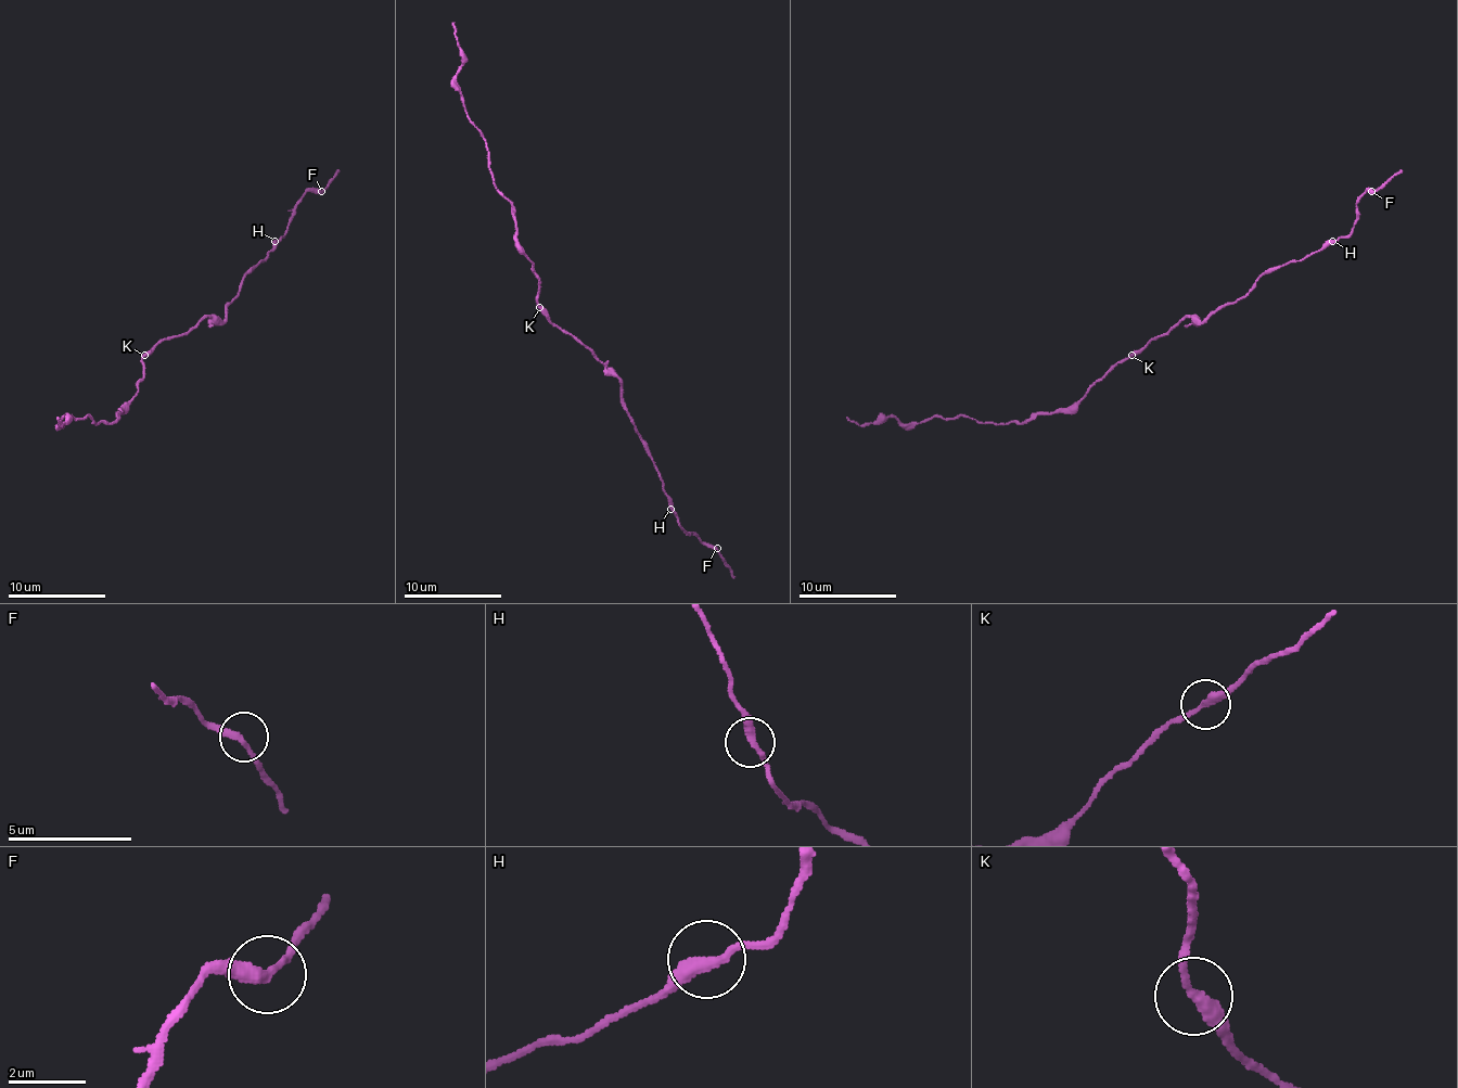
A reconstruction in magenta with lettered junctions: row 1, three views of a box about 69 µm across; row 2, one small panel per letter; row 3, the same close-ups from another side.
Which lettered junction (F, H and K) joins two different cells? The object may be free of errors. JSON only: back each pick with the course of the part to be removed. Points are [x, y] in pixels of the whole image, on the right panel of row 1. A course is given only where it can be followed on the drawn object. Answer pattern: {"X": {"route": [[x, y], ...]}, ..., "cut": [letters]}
{"cut": []}

